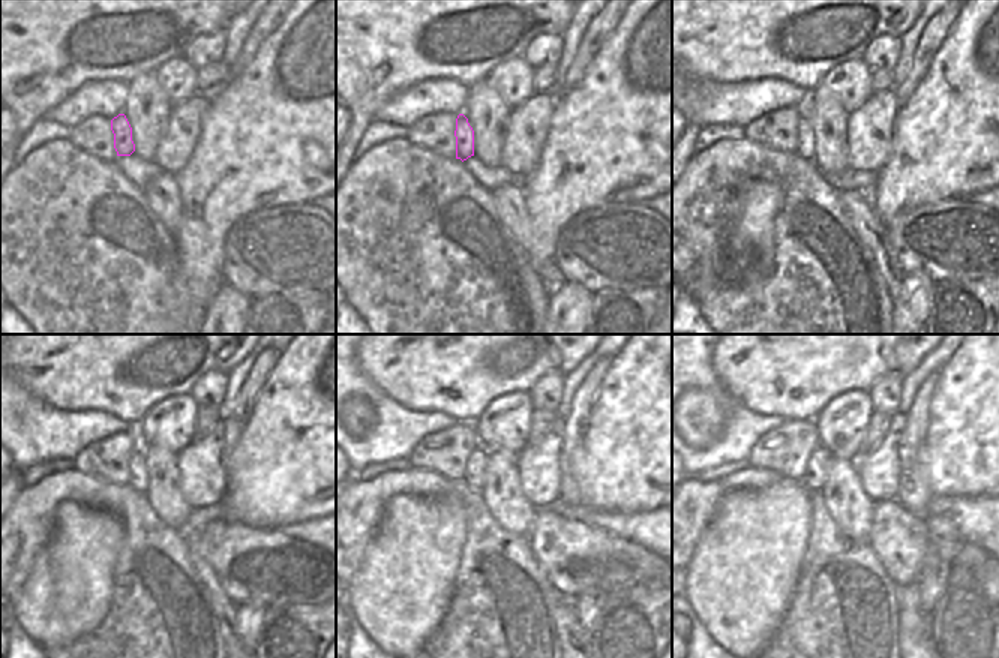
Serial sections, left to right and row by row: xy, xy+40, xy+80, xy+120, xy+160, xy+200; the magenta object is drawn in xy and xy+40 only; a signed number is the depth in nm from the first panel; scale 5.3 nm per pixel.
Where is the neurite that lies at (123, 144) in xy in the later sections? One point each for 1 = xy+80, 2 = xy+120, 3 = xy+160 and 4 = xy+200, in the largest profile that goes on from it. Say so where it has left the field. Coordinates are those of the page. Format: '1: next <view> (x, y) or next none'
1: next xy+80 (806, 140)
2: next xy+120 (137, 466)
3: next xy+160 (476, 468)
4: next xy+200 (813, 478)

